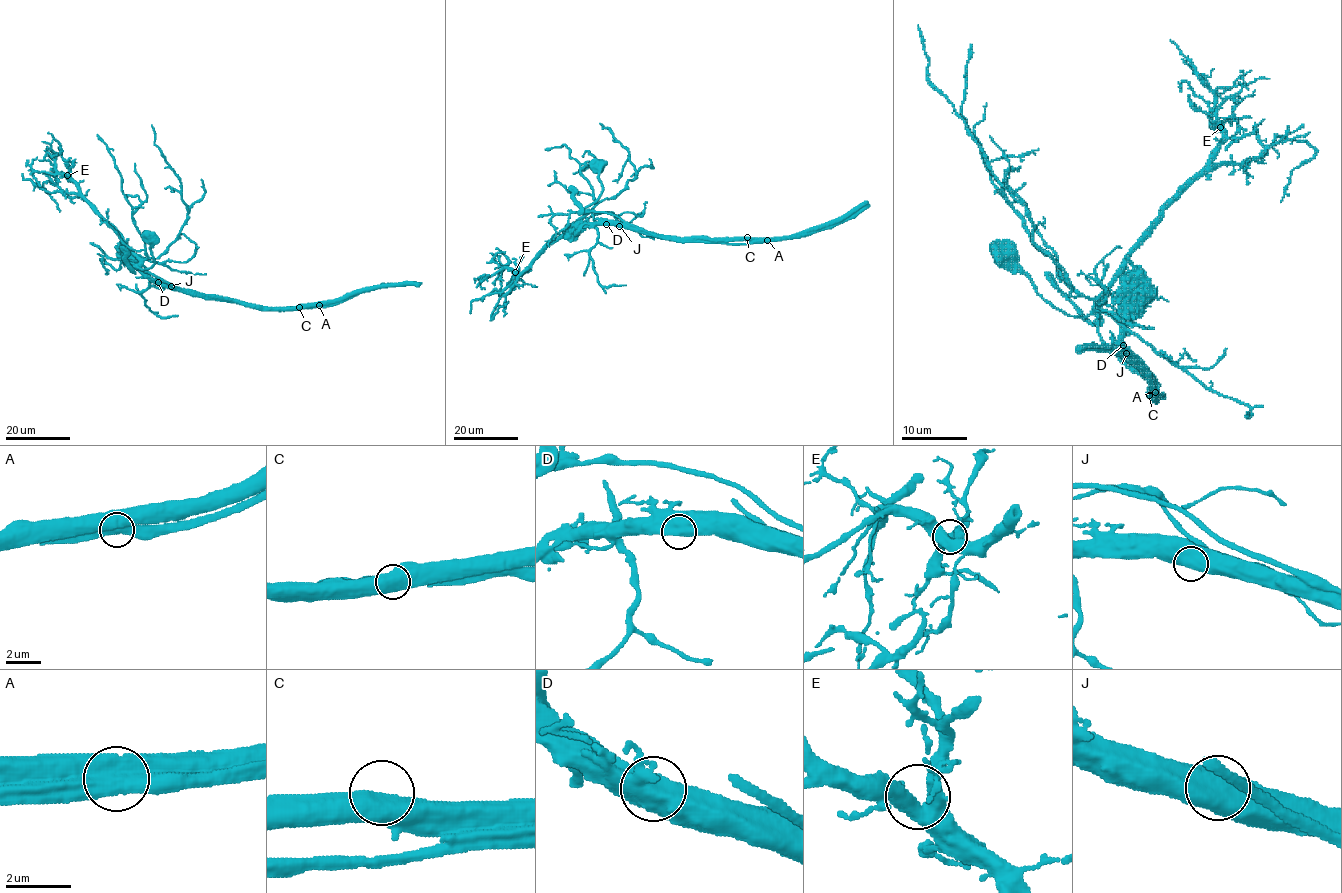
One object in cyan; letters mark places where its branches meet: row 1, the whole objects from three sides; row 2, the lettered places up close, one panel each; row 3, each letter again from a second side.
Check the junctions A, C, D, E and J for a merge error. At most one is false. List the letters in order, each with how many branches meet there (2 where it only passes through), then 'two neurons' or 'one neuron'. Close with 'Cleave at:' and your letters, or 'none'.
A: 1 branches meet; two neurons
C: 2 branches meet; one neuron
D: 1 branches meet; one neuron
E: 3 branches meet; one neuron
J: 1 branches meet; one neuron
Cleave at: A

